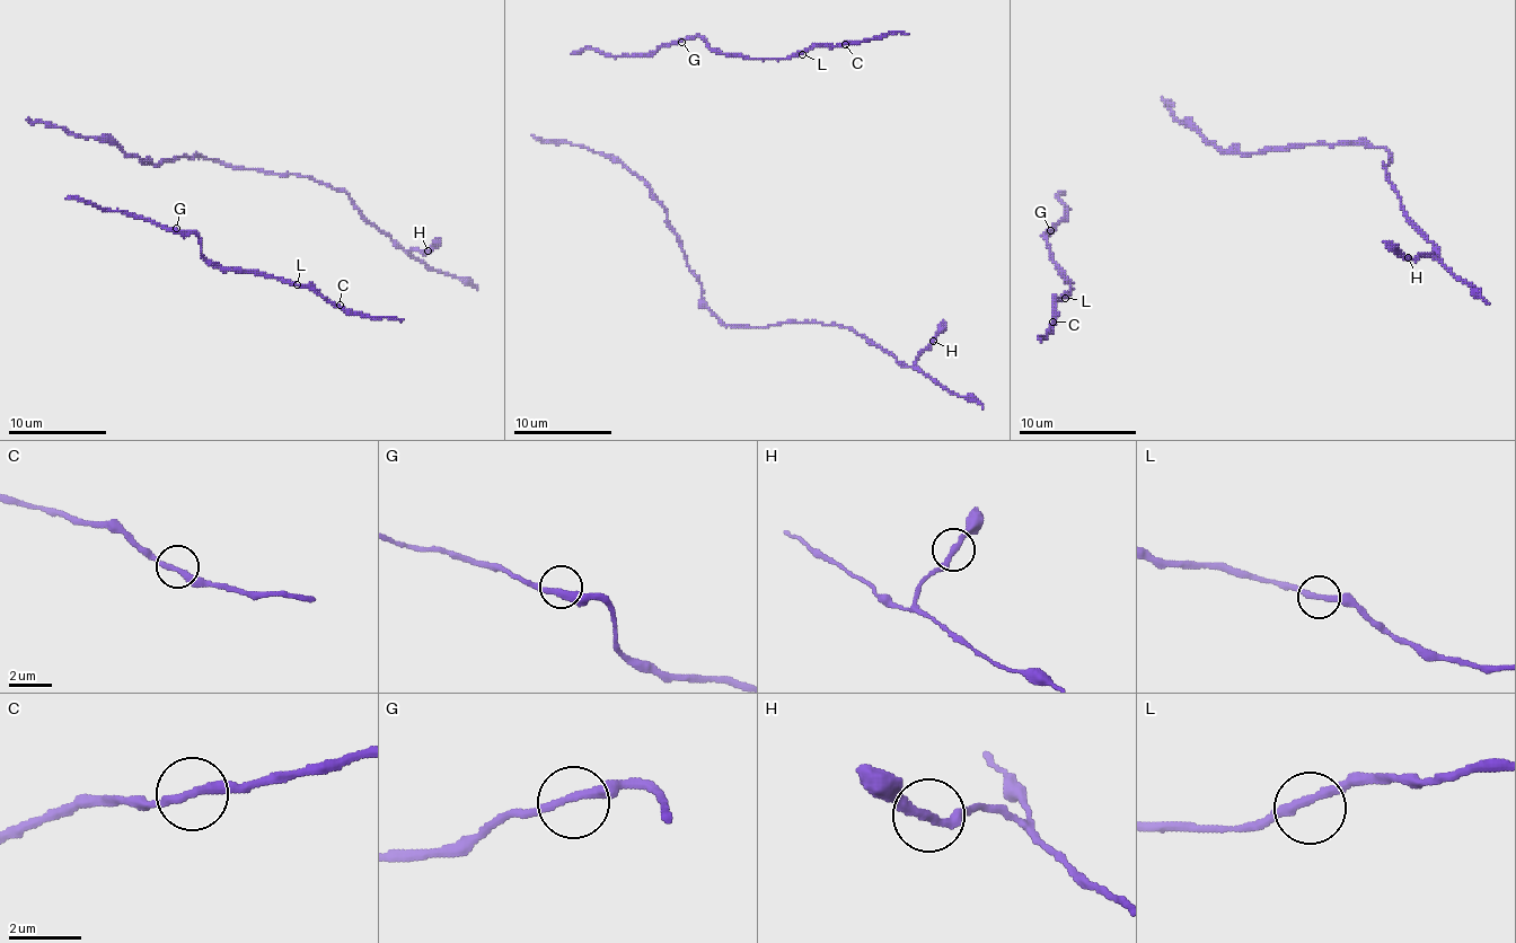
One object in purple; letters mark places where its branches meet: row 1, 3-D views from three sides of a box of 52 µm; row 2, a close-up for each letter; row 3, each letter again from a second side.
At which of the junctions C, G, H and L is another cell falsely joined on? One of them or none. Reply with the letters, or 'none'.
none

